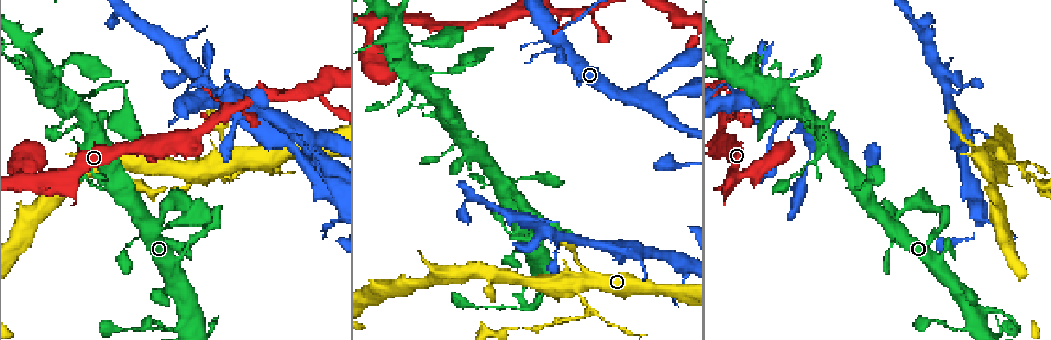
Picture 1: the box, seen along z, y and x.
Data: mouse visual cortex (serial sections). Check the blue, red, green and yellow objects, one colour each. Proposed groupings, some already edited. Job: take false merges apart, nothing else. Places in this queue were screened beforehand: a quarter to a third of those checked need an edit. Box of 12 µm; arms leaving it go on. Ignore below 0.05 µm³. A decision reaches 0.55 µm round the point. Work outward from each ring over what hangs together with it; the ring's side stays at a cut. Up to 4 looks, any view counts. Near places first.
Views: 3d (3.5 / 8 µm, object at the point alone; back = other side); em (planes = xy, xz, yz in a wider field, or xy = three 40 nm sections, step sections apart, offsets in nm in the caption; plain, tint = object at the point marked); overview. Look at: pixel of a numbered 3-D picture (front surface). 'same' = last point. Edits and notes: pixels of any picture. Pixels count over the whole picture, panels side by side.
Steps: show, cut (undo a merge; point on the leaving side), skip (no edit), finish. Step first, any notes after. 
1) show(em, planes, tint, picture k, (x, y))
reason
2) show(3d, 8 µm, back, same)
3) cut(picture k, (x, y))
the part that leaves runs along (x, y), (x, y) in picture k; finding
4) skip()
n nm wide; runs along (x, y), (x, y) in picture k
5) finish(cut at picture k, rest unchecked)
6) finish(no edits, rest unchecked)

show(em, planes, tint, picture 1, (74, 99))
sharp bend

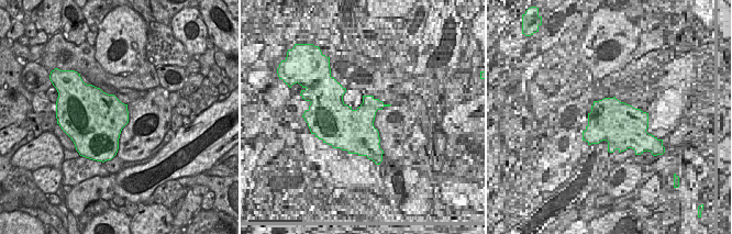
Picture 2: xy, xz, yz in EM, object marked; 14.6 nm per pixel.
show(3d, 3.5 µm, same)

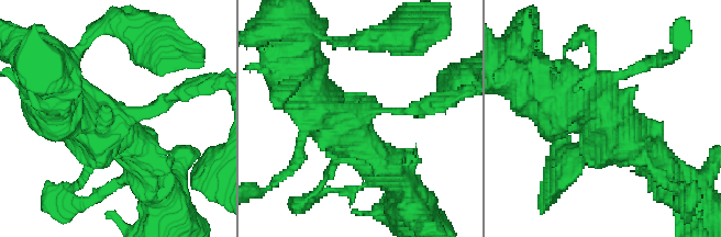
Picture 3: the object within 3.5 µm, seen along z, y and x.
skip()
runs along (394, 172), (325, 120), (306, 88) in picture 3; one cell here

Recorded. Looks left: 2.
show(3d, 3.5 µm, back, picture 1, (584, 316))
abrupt turn

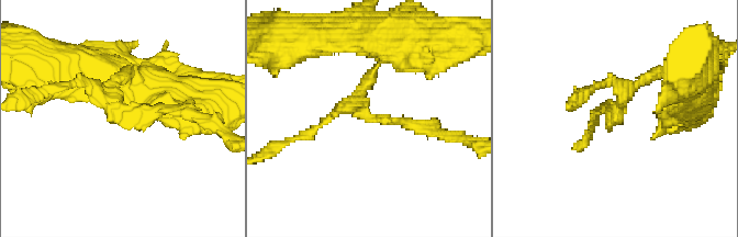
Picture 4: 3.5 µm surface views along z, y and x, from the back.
show(em, xy, step 3, tint, picture 4, (364, 113))
now the EM

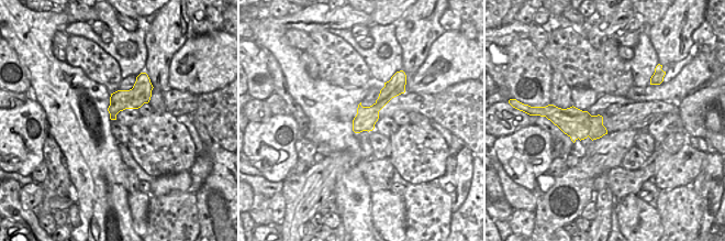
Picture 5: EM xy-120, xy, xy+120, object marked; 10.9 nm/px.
skip()
continuous, no second cell

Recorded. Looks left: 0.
finish(no edits, rest unchecked)

